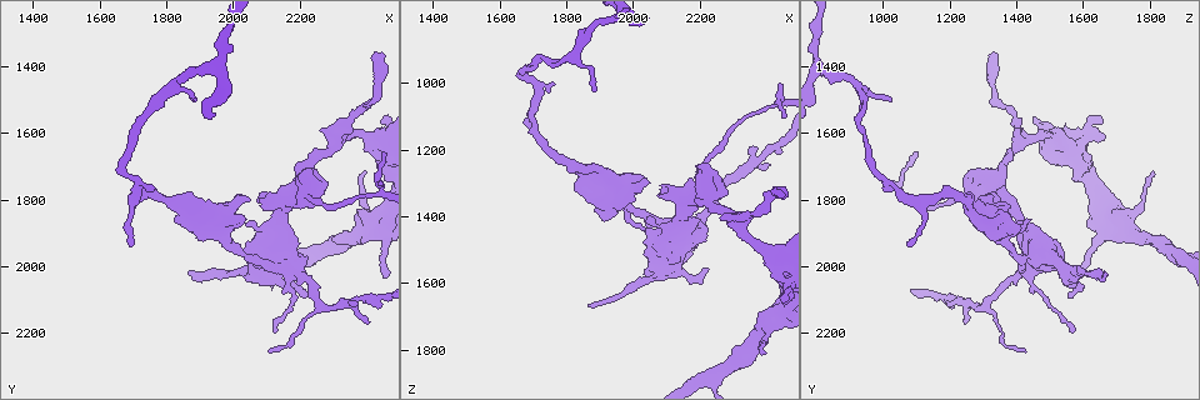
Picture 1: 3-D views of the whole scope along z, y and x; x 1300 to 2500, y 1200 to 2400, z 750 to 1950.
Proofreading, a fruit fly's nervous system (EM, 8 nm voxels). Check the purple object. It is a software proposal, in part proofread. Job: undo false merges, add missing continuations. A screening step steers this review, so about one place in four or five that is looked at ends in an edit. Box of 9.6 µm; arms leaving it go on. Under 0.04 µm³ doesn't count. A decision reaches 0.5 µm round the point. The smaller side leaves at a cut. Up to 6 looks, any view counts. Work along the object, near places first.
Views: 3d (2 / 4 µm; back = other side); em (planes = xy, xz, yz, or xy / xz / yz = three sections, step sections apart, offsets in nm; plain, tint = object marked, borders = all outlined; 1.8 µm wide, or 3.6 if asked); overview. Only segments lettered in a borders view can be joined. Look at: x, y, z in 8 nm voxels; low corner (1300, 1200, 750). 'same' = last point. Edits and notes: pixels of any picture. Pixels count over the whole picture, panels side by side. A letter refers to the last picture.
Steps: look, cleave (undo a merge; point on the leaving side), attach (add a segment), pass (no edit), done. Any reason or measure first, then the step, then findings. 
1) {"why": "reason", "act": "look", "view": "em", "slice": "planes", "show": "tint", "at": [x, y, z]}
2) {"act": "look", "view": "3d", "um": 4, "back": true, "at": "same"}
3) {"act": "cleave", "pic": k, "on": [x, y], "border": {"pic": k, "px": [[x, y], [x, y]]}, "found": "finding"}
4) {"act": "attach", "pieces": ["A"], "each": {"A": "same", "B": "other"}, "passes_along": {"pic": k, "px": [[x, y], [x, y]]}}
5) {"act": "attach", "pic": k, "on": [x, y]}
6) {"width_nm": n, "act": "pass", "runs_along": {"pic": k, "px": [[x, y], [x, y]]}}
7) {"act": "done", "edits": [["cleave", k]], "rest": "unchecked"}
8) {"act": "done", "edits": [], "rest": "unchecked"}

{"why": "closes a loop", "act": "look", "view": "3d", "um": 2, "at": [2430, 1890, 1700]}

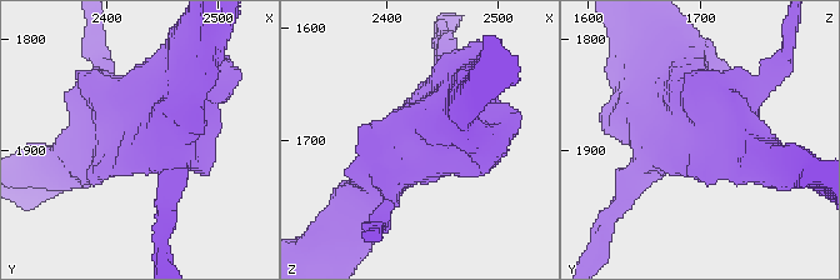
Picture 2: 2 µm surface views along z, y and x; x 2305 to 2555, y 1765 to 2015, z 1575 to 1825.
{"act": "look", "view": "em", "slice": "planes", "show": "borders", "at": [2418, 1884, 1700]}

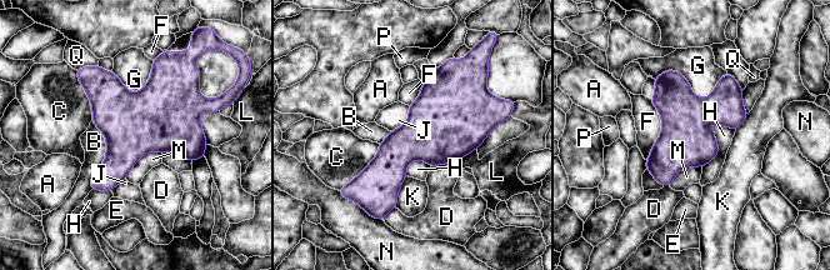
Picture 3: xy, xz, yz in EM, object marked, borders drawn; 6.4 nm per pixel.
{"act": "pass", "each": {"A": "other", "B": "other", "C": "other", "D": "other", "E": "other", "F": "other", "G": "other", "H": "other", "J": "other", "K": "other", "L": "other", "M": "other", "N": "other", "P": "other", "Q": "other"}, "border": {"pic": 3, "px": [[409, 106], [409, 118], [390, 131]]}, "found": "continuous, no second neuron"}

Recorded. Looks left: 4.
{"why": "calibre changes", "act": "look", "view": "em", "um": 3.6, "slice": "xz", "step": 8, "show": "borders", "at": [2180, 2010, 1420]}

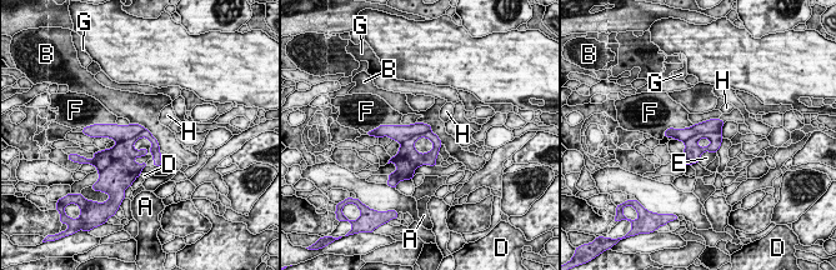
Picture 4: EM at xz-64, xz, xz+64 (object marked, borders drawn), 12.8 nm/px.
{"act": "cleave", "pic": 4, "on": [715, 125], "each": {"A": "other", "B": "other", "D": "other", "E": "other", "F": "other", "G": "other", "H": "other"}, "part_leaving": {"pic": 4, "px": [[719, 123], [689, 133], [669, 133]]}, "found": "two neurons meet here"}

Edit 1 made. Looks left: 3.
{"why": "four arms meet", "act": "look", "view": "em", "slice": "yz", "step": 4, "show": "borders", "at": [2220, 1730, 1340]}

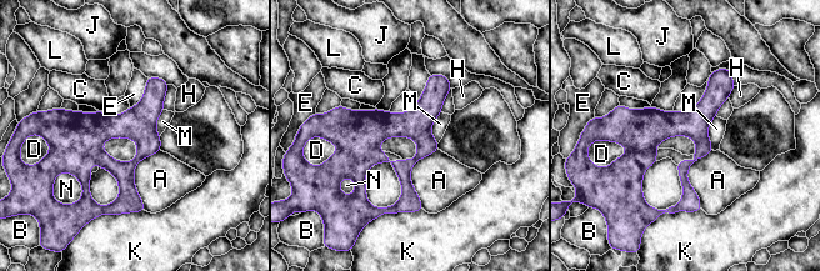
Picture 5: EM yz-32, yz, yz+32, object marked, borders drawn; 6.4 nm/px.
{"act": "pass", "each": {"A": "other", "B": "other", "C": "other", "D": "other", "E": "other", "H": "other", "J": "other", "K": "other", "L": "other", "M": "other", "N": "other"}, "border": {"pic": 5, "px": [[715, 115], [708, 129], [713, 150]]}, "found": "continuous, no second neuron"}

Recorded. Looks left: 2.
{"act": "done", "edits": [["cleave", 4]], "rest": "unchecked"}

